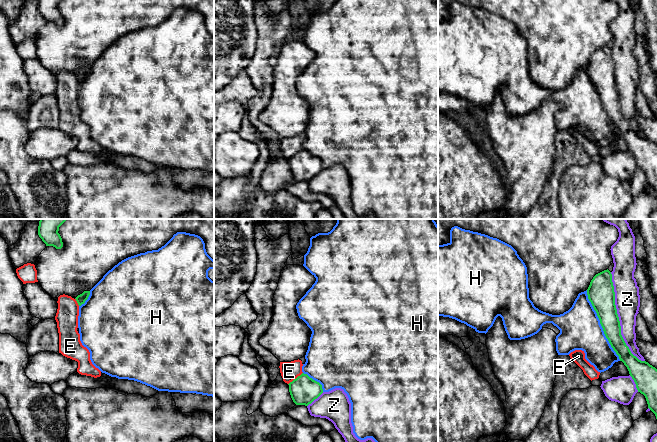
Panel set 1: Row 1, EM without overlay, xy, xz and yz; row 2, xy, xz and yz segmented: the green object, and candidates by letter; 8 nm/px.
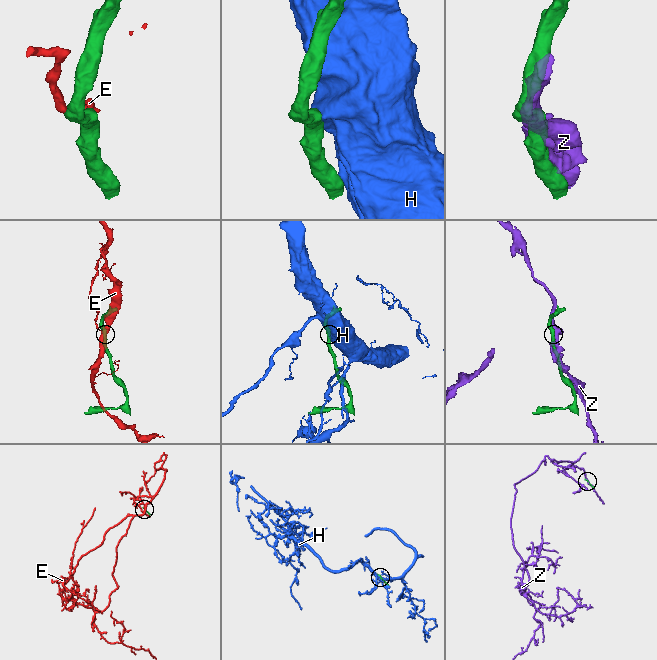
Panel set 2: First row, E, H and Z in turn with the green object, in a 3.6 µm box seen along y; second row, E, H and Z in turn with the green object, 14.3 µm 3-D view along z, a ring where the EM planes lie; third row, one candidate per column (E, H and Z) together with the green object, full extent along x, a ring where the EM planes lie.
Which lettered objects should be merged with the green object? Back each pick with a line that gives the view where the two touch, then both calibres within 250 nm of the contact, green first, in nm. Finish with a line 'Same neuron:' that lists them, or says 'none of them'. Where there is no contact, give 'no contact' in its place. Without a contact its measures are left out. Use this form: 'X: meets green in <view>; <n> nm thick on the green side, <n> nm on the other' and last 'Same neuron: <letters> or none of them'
Same neuron: none of them

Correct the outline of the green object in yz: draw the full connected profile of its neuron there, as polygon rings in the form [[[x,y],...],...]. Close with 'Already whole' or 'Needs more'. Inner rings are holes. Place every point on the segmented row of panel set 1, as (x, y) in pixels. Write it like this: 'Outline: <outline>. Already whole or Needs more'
Outline: [[[608,269],[593,277],[587,295],[611,347],[627,367],[638,392],[645,396],[648,408],[657,419],[657,369],[634,356],[621,335],[612,274]]]. Already whole

